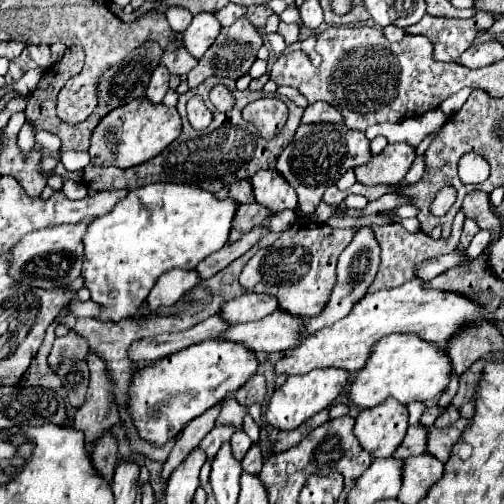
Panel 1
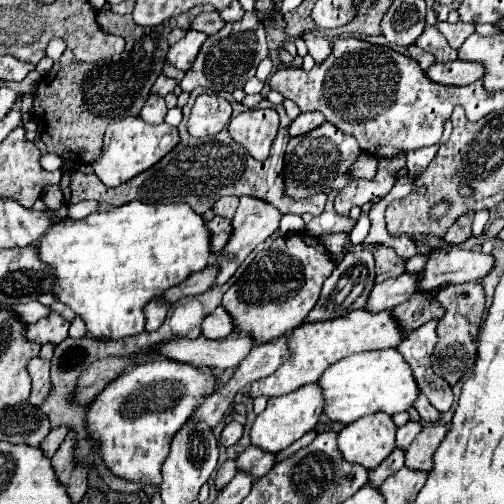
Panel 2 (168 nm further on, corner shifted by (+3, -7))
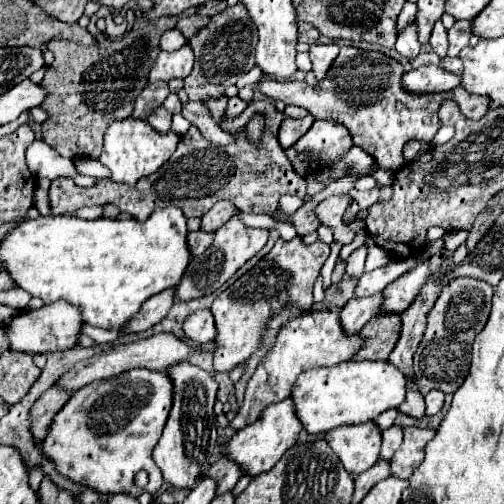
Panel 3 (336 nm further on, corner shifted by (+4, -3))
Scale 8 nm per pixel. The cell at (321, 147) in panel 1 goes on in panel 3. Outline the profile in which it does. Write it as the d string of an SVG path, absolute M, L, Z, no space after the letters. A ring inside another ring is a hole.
M316 120L312 128L292 148L286 150L286 156L296 174L308 178L314 170L336 160L336 156L346 152L350 146L352 136L344 124L336 120Z

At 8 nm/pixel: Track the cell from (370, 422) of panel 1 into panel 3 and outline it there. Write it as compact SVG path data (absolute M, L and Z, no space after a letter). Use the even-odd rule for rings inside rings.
M374 422L352 426L352 428L336 428L324 434L328 446L338 454L342 466L350 474L360 474L378 462L380 454L380 430Z

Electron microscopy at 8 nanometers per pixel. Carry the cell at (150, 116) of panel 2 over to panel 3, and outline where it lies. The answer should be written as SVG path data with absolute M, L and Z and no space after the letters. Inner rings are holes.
M160 106L156 108L156 112L152 112L152 116L148 116L148 124L158 132L158 134L166 134L170 132L170 124L172 124L172 114Z

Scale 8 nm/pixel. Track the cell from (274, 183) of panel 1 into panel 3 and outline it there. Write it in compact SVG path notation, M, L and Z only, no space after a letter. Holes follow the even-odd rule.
M234 216L232 220L228 220L228 224L224 224L224 228L216 230L208 252L204 252L204 254L200 254L200 256L190 260L182 280L174 288L176 300L184 300L186 302L186 300L202 298L202 296L208 296L208 294L220 290L220 286L224 282L228 282L252 256L256 256L264 248L266 240L268 240L268 230L244 226L238 220L238 216Z

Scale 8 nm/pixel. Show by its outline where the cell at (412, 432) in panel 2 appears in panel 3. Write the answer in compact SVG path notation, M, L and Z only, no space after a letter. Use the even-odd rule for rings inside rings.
M392 426L388 430L382 432L382 448L380 448L380 458L382 460L390 460L396 452L396 448L400 446L400 440L402 440L402 428L398 426Z

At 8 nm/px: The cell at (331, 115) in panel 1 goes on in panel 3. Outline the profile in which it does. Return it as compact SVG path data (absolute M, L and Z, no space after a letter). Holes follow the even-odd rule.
M304 116L304 118L286 118L280 126L280 132L278 132L278 142L280 146L286 150L290 146L296 144L296 140L300 140L312 126L314 118L312 116Z

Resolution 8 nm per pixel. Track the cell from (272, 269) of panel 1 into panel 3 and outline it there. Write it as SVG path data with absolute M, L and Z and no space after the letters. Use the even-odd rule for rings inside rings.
M294 238L290 242L278 240L268 256L264 256L234 286L228 286L224 292L220 292L220 296L210 306L210 312L212 312L214 322L216 322L214 372L230 372L234 366L244 364L248 360L248 356L260 346L260 338L262 338L262 332L266 328L266 322L272 318L272 314L278 312L278 308L284 302L298 302L304 310L308 310L312 306L312 286L314 286L316 278L320 276L320 268L328 260L328 256L330 256L330 246L322 244L322 242L304 244L300 238Z

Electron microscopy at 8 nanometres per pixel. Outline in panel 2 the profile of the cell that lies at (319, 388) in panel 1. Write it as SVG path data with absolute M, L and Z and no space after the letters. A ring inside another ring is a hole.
M305 384L299 390L293 390L289 394L269 398L267 408L253 422L253 428L251 428L253 446L259 446L259 448L263 448L267 452L275 452L275 454L285 450L295 440L299 440L305 432L315 428L315 424L323 412L323 406L325 406L325 398L323 398L323 390L319 388L319 384Z

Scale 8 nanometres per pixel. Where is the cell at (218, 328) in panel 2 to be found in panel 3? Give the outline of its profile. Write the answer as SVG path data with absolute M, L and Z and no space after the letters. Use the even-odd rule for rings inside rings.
M198 310L198 312L190 314L184 320L182 330L194 344L212 342L214 336L216 336L216 326L214 326L214 320L212 320L212 312L210 310Z

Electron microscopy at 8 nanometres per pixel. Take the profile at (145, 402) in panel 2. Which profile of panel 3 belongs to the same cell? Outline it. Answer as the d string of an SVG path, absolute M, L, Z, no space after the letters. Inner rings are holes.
M142 368L142 370L122 372L108 380L92 382L74 392L70 400L62 406L62 410L54 416L46 438L42 440L40 448L42 456L54 462L58 474L76 484L88 486L96 492L128 494L132 498L138 498L142 492L154 494L164 484L164 478L160 468L152 460L152 448L156 446L156 440L164 430L170 406L172 406L172 382L168 380L168 376L164 376L164 372L152 372ZM140 470L148 472L148 484L144 488L138 488L134 484L134 476Z

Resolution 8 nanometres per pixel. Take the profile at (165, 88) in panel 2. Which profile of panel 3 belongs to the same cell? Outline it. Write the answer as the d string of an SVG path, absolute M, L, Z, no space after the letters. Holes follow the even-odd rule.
M148 84L148 86L138 94L138 98L136 98L132 118L146 120L158 106L164 104L168 92L170 92L170 90L168 90L168 84Z

